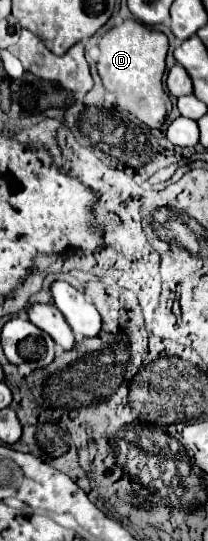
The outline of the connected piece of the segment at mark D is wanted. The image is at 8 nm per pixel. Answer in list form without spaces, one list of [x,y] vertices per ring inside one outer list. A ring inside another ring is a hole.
[[[135,19],[123,21],[119,27],[109,29],[99,43],[97,71],[107,91],[115,93],[117,105],[133,113],[149,127],[161,127],[171,111],[171,99],[163,91],[163,73],[167,57],[167,35],[155,31]]]

